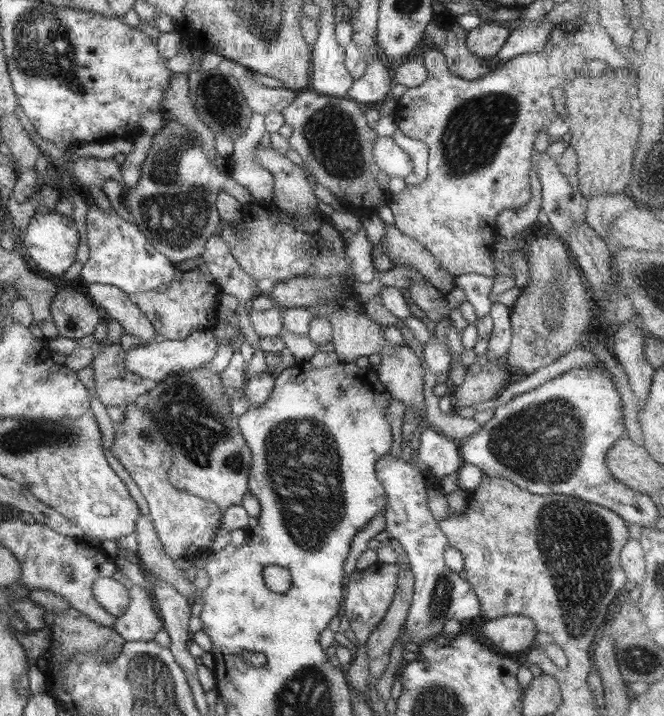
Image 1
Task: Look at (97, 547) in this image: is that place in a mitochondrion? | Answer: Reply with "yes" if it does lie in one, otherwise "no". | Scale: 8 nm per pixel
no

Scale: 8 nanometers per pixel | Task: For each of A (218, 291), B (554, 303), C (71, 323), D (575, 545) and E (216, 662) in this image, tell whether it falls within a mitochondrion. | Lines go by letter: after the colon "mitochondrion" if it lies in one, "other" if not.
A: other
B: mitochondrion
C: mitochondrion
D: mitochondrion
E: other

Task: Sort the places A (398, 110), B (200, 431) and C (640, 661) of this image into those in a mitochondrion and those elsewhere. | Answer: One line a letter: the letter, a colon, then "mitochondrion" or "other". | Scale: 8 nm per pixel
A: other
B: mitochondrion
C: mitochondrion

